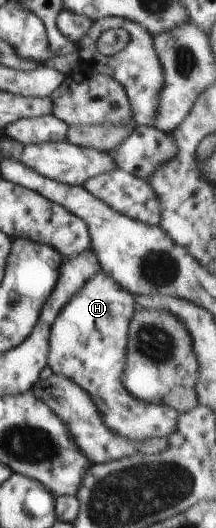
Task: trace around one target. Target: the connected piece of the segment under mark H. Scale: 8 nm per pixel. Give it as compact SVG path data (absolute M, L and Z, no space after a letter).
M104 271L93 275L54 320L46 364L90 394L102 421L116 435L127 440L167 437L177 430L179 413L166 404L137 400L122 383L128 328L136 308L135 297Z

